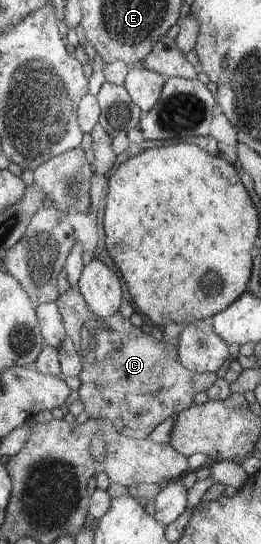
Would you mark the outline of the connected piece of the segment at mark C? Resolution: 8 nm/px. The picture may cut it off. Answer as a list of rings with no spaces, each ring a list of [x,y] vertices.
[[[65,285],[65,290],[55,303],[58,305],[66,335],[72,339],[82,359],[83,371],[78,375],[81,387],[77,393],[81,403],[85,405],[84,410],[91,417],[109,420],[127,437],[147,439],[162,421],[191,407],[196,395],[201,391],[207,391],[215,383],[217,379],[215,372],[197,373],[186,370],[178,358],[177,347],[173,344],[157,341],[151,335],[141,333],[141,329],[133,327],[129,319],[121,317],[119,312],[111,315],[109,319],[101,319],[89,309],[88,303],[78,289]]]

